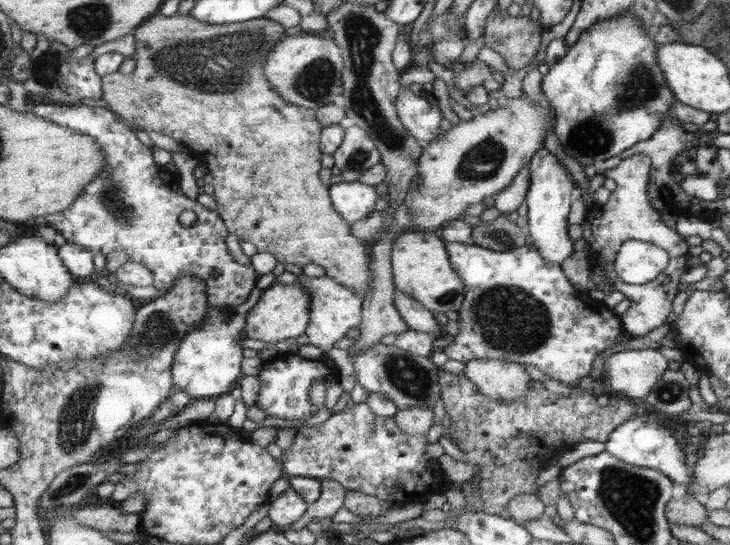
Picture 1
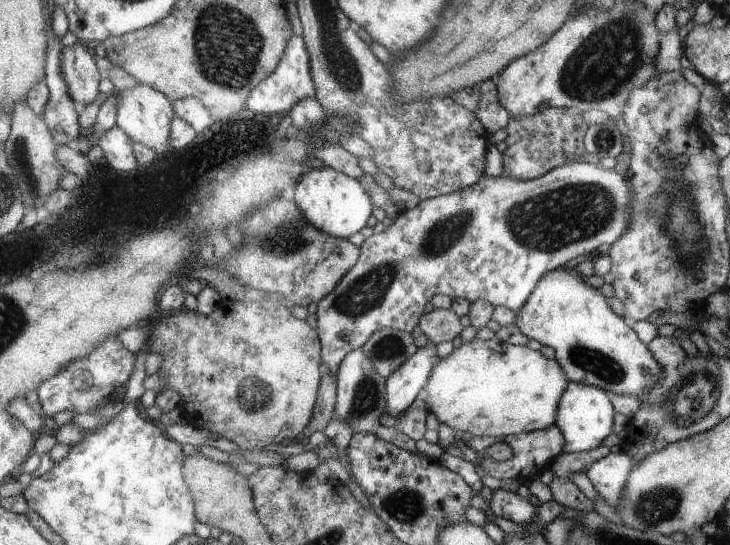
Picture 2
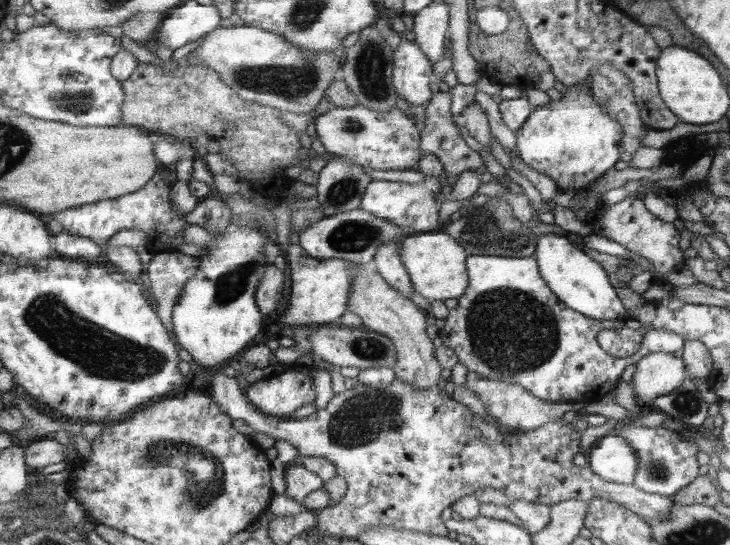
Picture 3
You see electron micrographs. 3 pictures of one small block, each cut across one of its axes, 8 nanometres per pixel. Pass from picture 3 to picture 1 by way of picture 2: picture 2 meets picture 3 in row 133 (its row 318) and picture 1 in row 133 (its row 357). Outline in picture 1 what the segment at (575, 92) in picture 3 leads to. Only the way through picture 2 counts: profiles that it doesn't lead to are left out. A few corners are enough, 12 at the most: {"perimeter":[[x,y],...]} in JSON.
{"perimeter":[[621,14],[543,78],[583,168],[651,140],[675,98]]}

